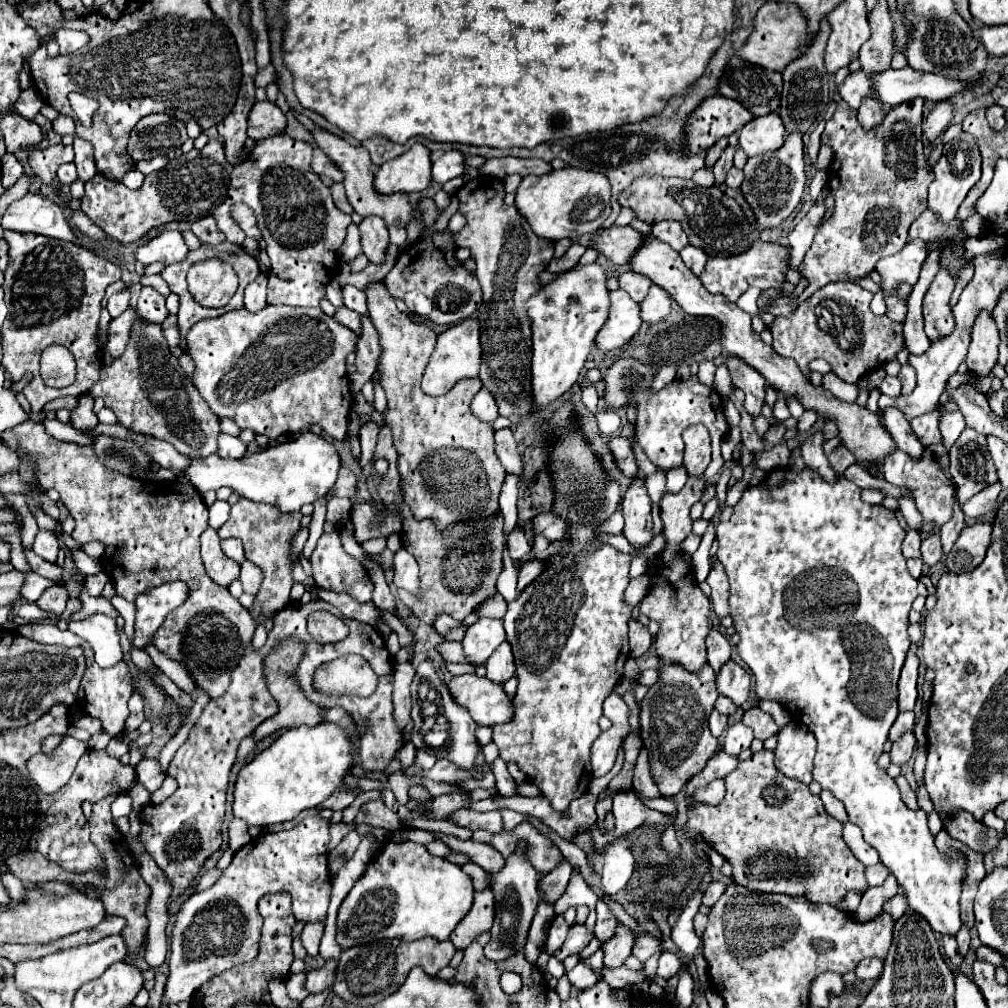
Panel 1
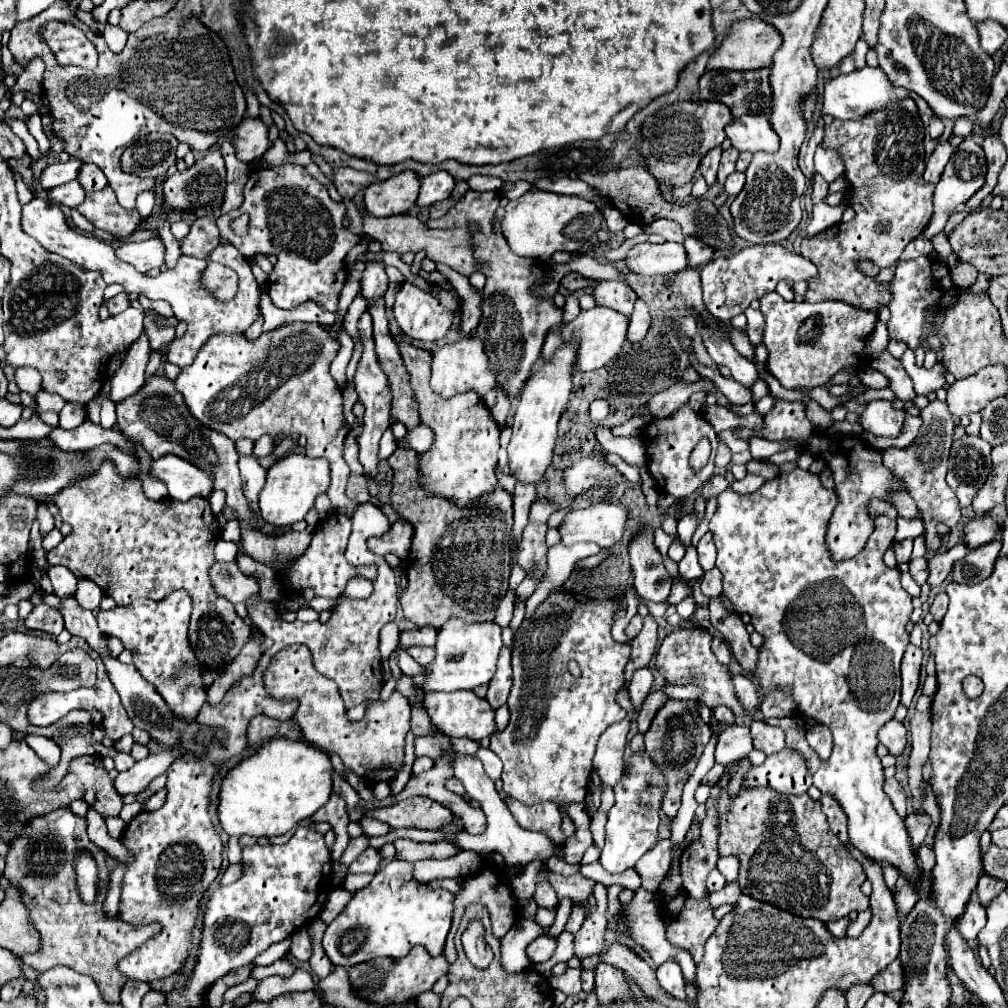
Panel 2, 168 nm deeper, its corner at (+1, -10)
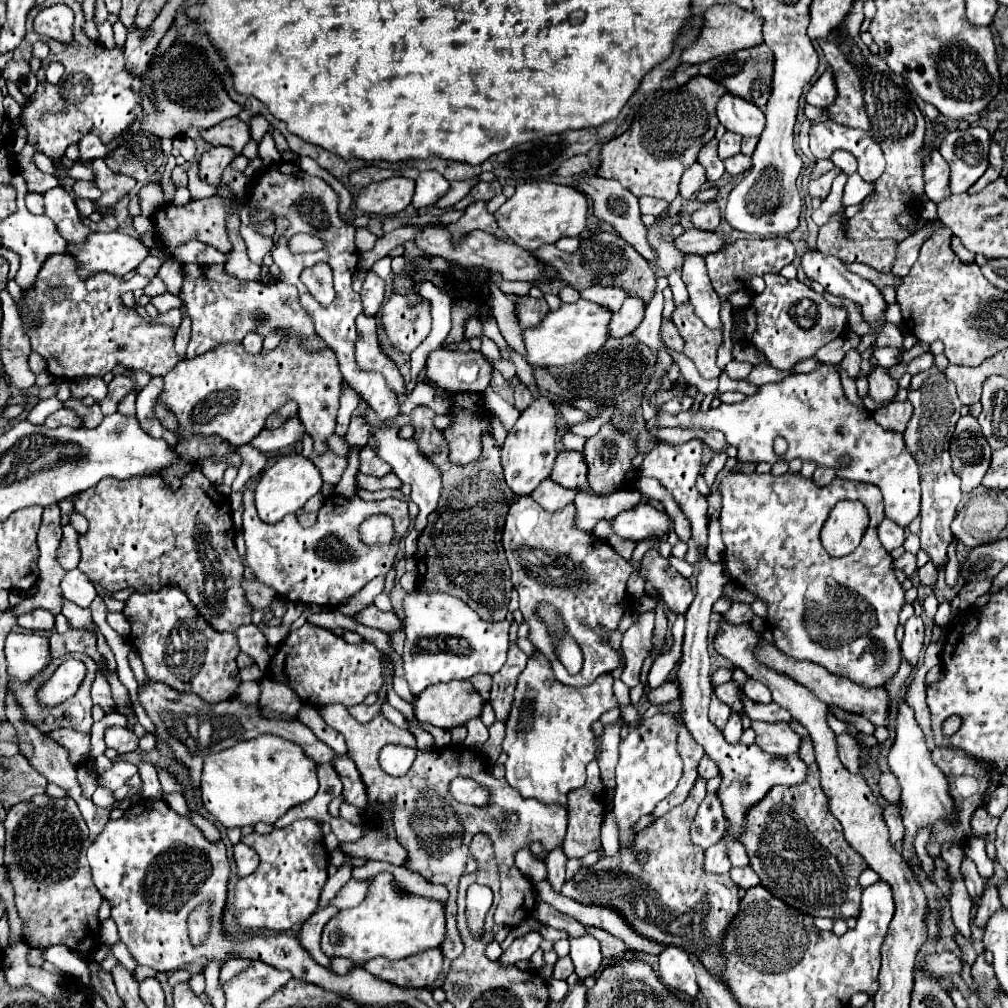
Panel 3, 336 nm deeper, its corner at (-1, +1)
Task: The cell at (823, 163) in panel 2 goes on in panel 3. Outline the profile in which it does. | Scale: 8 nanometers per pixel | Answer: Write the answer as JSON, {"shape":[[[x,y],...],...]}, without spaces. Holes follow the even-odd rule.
{"shape":[[[830,119],[818,121],[810,129],[810,151],[816,159],[830,157],[836,149],[850,151],[858,159],[858,173],[864,181],[876,181],[884,173],[884,155],[880,145],[860,129],[842,127]]]}

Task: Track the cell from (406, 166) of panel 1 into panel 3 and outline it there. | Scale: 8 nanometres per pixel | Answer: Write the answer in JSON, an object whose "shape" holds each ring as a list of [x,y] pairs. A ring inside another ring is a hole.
{"shape":[[[392,177],[364,187],[356,197],[356,209],[376,217],[392,217],[410,205],[414,195],[414,181],[406,177]]]}

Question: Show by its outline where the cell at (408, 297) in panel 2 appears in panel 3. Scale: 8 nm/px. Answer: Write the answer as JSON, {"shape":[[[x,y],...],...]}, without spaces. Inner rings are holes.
{"shape":[[[392,293],[382,309],[382,327],[396,351],[412,353],[430,333],[430,303],[420,299],[416,307],[408,307],[402,293]]]}

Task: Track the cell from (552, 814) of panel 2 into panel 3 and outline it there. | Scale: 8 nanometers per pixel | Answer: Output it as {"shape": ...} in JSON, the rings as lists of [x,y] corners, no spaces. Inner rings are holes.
{"shape":[[[332,705],[332,707],[322,707],[318,709],[320,715],[324,717],[324,721],[334,727],[338,733],[344,735],[344,741],[346,741],[346,747],[348,747],[348,757],[356,763],[356,769],[360,771],[360,777],[362,777],[362,783],[366,785],[366,795],[368,795],[368,807],[366,807],[366,817],[368,819],[378,819],[378,813],[382,813],[386,809],[388,803],[392,803],[392,795],[396,795],[394,803],[392,803],[392,823],[394,823],[394,831],[396,831],[396,841],[408,851],[408,861],[404,863],[404,867],[408,867],[410,871],[414,873],[420,873],[426,881],[430,883],[438,883],[438,885],[444,885],[448,891],[450,891],[450,935],[446,935],[444,943],[442,943],[442,953],[444,957],[448,959],[456,959],[462,951],[464,951],[464,943],[462,943],[462,937],[458,933],[458,927],[456,927],[456,897],[458,897],[458,879],[464,875],[464,873],[472,873],[476,871],[478,863],[476,859],[472,857],[470,853],[470,843],[472,843],[472,837],[476,833],[488,833],[492,843],[494,843],[494,851],[496,851],[496,859],[498,859],[498,867],[500,867],[500,879],[502,879],[502,899],[500,899],[500,905],[496,907],[496,913],[494,913],[494,923],[498,925],[506,925],[506,927],[514,927],[518,925],[520,921],[528,919],[536,907],[536,895],[534,895],[534,889],[532,889],[532,881],[522,873],[518,871],[518,867],[514,865],[514,855],[520,851],[520,849],[530,849],[532,843],[540,843],[542,845],[542,853],[540,855],[534,855],[536,859],[544,861],[548,857],[550,851],[554,851],[556,847],[562,847],[562,841],[564,841],[564,835],[566,835],[566,823],[568,823],[568,815],[566,815],[566,809],[564,807],[558,807],[558,805],[544,805],[536,799],[522,799],[518,791],[514,791],[506,779],[494,779],[492,773],[490,773],[490,765],[488,765],[488,759],[482,757],[480,751],[468,751],[464,745],[452,745],[452,747],[442,747],[440,753],[426,753],[426,751],[418,751],[416,755],[416,761],[414,765],[410,767],[410,773],[402,775],[402,777],[390,777],[388,773],[382,771],[382,767],[378,765],[378,753],[380,749],[386,745],[386,743],[398,743],[398,745],[406,745],[406,747],[416,747],[416,739],[414,735],[408,731],[408,729],[400,729],[396,725],[392,725],[390,721],[386,721],[382,715],[376,715],[372,721],[368,723],[358,723],[354,721],[354,717],[348,715],[346,707],[344,705]],[[456,777],[472,777],[474,781],[486,785],[492,793],[492,803],[482,809],[482,807],[474,807],[474,805],[466,805],[466,803],[458,803],[452,799],[450,795],[450,781],[456,779]],[[508,813],[516,813],[518,815],[518,821],[512,823],[508,819]]]}

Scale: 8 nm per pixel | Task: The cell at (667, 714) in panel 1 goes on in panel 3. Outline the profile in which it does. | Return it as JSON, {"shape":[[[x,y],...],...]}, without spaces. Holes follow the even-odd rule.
{"shape":[[[680,725],[678,753],[680,753],[680,757],[682,757],[682,761],[684,761],[684,775],[682,775],[678,787],[674,789],[674,793],[672,793],[668,799],[664,799],[664,801],[656,807],[656,811],[652,813],[654,819],[664,817],[670,809],[674,809],[674,807],[678,807],[680,803],[684,803],[684,799],[688,797],[688,793],[690,793],[694,781],[698,779],[698,761],[700,761],[702,755],[704,755],[704,747],[700,747],[698,743],[694,743],[694,739],[690,737],[690,733],[688,733],[688,729],[686,729],[684,725]]]}

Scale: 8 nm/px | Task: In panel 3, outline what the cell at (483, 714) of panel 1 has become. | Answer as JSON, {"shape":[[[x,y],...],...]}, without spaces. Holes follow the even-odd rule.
{"shape":[[[452,681],[428,687],[428,691],[422,691],[416,697],[412,707],[416,721],[452,729],[480,717],[482,703],[484,699],[476,693],[470,681]]]}

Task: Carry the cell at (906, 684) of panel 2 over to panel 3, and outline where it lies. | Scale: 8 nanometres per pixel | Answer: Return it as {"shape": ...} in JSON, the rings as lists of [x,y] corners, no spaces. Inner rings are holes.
{"shape":[[[912,615],[912,617],[904,623],[902,657],[908,659],[912,665],[916,665],[922,647],[924,647],[924,623],[922,623],[922,617]]]}

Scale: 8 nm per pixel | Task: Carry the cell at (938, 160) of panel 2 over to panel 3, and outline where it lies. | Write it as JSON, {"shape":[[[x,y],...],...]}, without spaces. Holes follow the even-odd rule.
{"shape":[[[934,151],[930,161],[924,165],[924,181],[926,181],[926,195],[930,201],[938,203],[946,197],[950,197],[950,187],[948,187],[948,163],[944,161],[944,157]]]}

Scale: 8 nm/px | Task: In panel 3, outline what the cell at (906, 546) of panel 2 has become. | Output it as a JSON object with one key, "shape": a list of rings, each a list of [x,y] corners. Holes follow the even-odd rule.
{"shape":[[[884,519],[880,529],[878,529],[878,537],[880,537],[880,543],[886,551],[892,551],[896,547],[900,547],[904,543],[904,529],[900,525],[896,525],[894,521],[890,519]]]}

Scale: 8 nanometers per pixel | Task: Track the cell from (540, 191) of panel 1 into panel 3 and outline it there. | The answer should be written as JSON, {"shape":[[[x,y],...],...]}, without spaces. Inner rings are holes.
{"shape":[[[524,183],[516,187],[516,193],[494,213],[498,227],[522,249],[538,249],[546,243],[556,243],[562,237],[576,237],[586,227],[586,197],[566,185],[558,183]]]}

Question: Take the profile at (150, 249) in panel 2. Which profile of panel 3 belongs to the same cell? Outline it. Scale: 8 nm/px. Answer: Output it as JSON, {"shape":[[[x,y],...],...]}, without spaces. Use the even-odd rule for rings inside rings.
{"shape":[[[112,231],[112,233],[92,233],[88,235],[88,243],[84,243],[84,247],[68,247],[68,253],[74,257],[76,271],[82,279],[92,277],[94,273],[112,273],[116,277],[124,277],[148,257],[148,247],[140,239],[134,239],[120,231]]]}

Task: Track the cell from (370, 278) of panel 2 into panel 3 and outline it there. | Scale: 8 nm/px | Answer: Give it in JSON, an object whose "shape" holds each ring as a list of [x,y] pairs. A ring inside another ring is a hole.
{"shape":[[[368,271],[366,281],[362,285],[362,291],[360,291],[362,307],[364,307],[366,317],[376,317],[376,313],[378,313],[382,301],[384,301],[384,285],[386,283],[378,275]]]}

